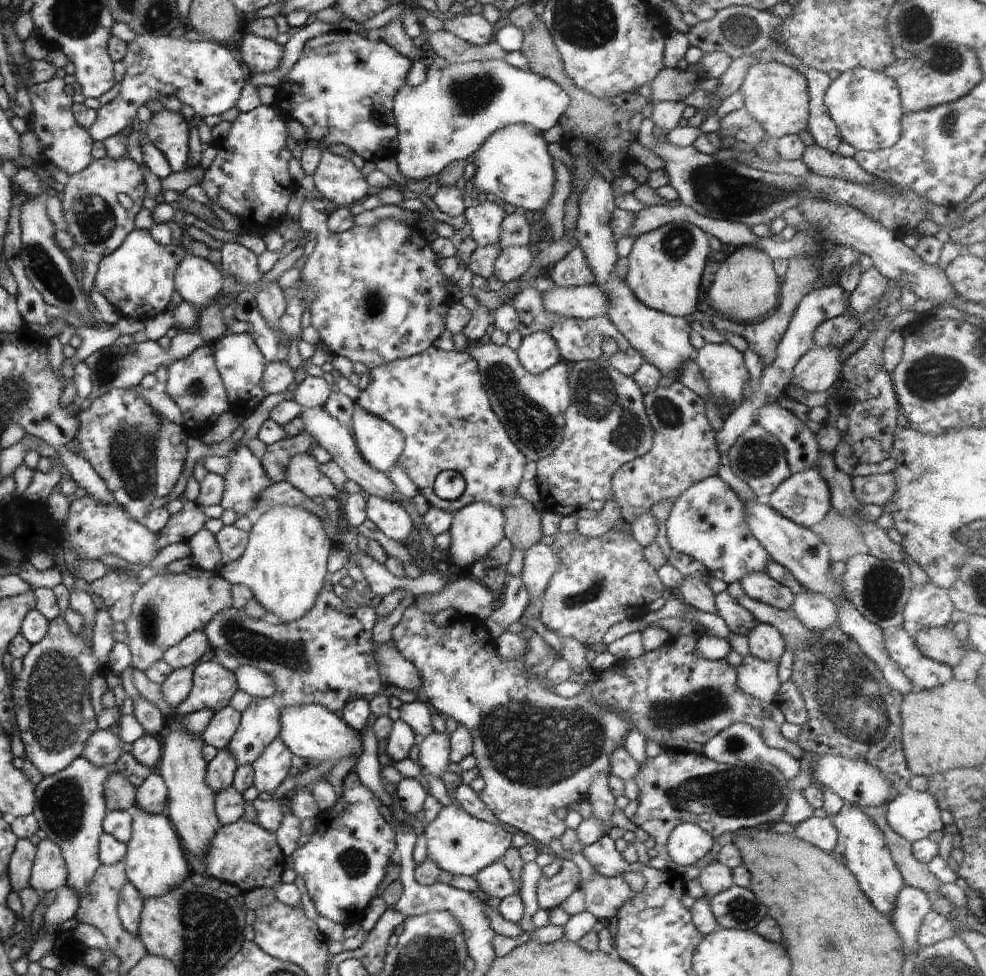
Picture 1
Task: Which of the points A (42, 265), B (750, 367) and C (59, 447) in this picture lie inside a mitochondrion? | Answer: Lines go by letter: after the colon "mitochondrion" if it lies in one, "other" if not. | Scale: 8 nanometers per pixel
A: mitochondrion
B: other
C: other

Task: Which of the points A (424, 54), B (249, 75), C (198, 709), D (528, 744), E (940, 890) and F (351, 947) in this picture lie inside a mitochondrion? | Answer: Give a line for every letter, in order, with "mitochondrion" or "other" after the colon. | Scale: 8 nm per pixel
A: other
B: other
C: other
D: mitochondrion
E: other
F: other

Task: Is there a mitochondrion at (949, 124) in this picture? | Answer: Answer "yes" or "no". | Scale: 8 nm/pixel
yes

